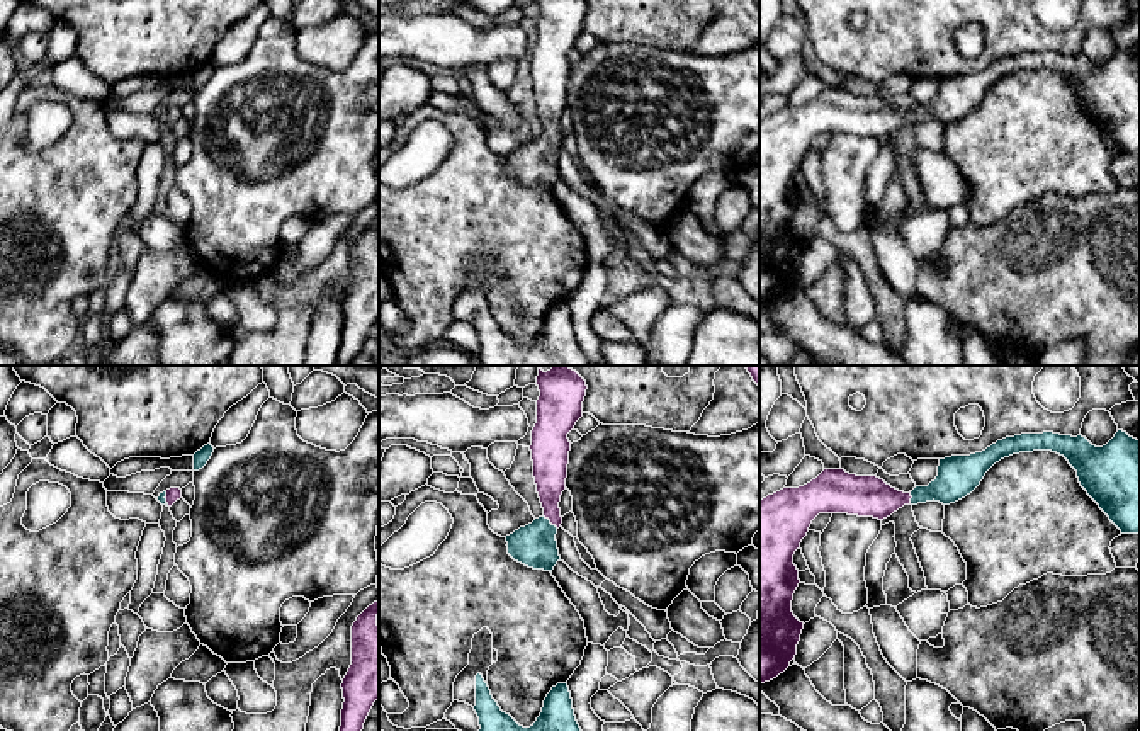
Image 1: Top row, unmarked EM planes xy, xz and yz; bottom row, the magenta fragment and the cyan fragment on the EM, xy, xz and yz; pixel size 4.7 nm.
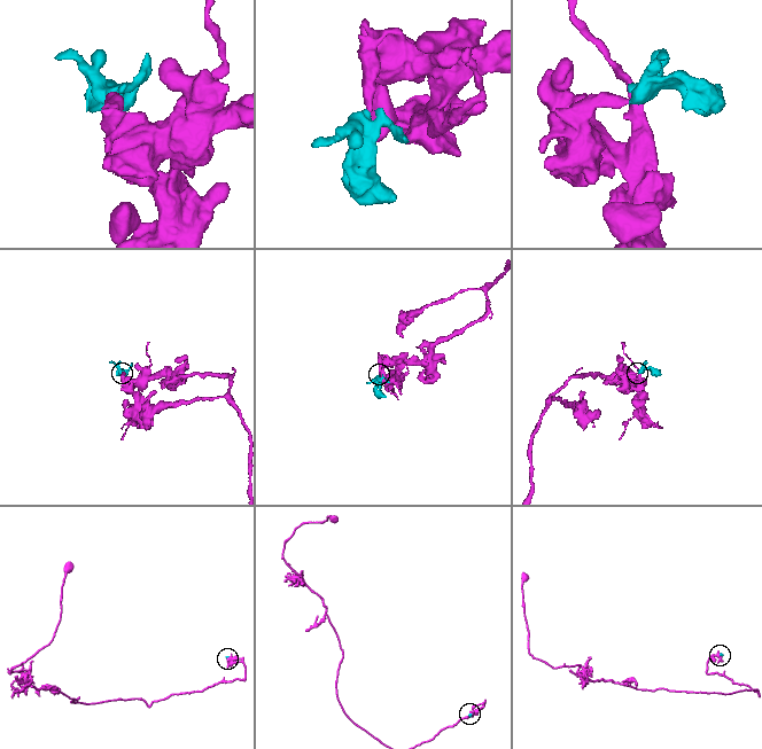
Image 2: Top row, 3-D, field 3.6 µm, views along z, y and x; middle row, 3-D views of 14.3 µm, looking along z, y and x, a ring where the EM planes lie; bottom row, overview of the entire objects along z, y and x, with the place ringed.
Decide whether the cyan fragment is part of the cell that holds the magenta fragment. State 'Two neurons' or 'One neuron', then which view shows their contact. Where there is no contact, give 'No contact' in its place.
One neuron. Touches magenta in xz

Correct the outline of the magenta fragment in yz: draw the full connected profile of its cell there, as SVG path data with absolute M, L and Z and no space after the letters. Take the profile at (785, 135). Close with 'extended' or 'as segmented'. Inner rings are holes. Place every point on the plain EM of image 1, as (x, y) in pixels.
M1123 49L1103 66L1082 54L1053 51L1006 56L982 71L940 78L936 99L909 112L877 95L824 88L804 105L759 119L759 304L795 279L804 241L792 231L800 202L793 173L819 133L883 139L904 124L933 119L950 124L970 114L1001 78L1033 70L1064 75L1077 90L1081 105L1121 153L1140 153L1140 60Z | extended

